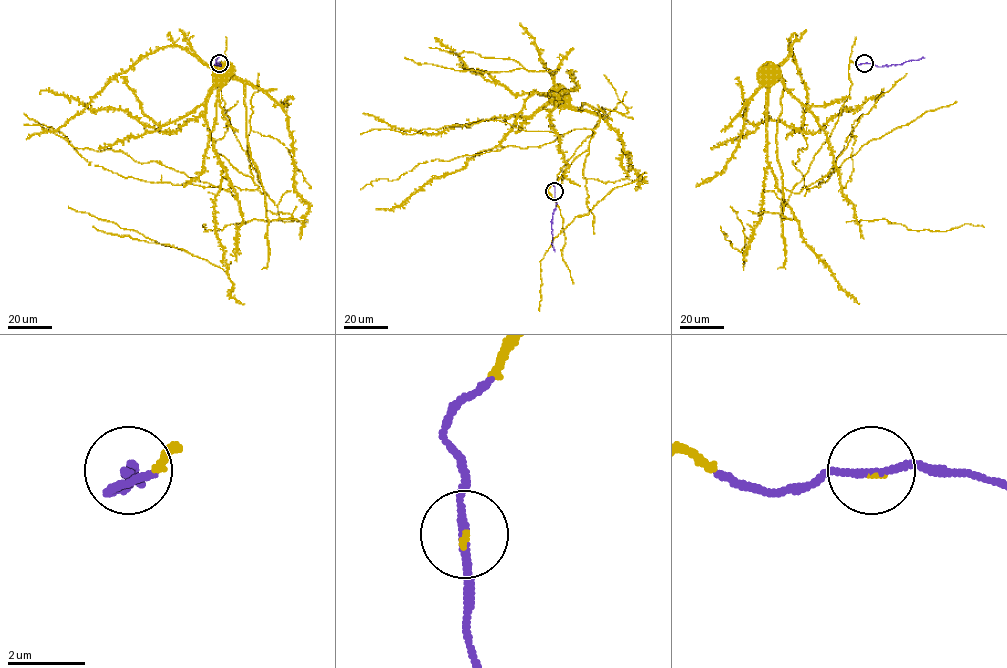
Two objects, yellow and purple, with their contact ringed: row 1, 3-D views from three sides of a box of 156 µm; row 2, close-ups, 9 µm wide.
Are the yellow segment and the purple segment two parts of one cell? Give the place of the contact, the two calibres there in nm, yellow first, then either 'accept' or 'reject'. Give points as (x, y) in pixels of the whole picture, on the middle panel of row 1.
(554, 191) | 90/200 nm | accept

